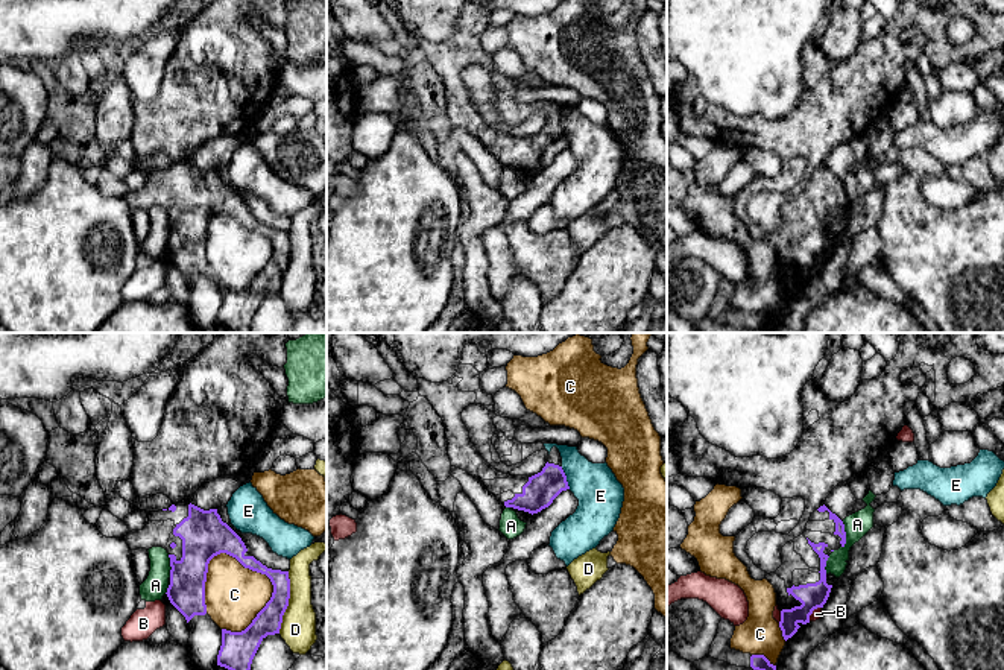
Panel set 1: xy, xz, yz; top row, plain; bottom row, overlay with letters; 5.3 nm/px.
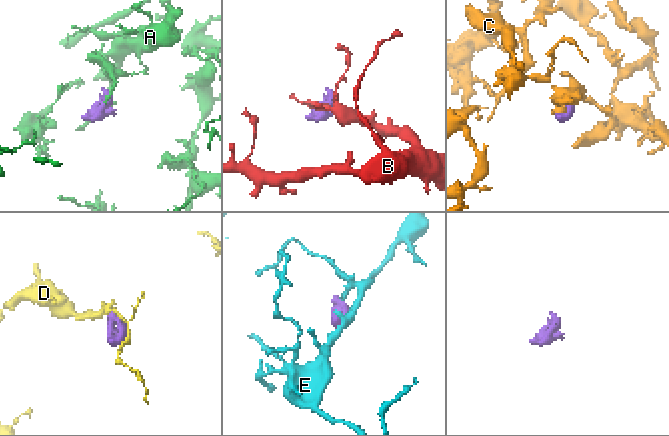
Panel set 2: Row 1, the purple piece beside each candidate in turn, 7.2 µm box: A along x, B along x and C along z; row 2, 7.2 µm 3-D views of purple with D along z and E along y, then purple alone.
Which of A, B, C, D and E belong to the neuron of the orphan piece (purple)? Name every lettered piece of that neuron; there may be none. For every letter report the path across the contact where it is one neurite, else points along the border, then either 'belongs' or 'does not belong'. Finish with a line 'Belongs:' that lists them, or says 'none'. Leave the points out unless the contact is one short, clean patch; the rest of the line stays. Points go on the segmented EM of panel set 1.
A: border along yz (842, 521), (845, 532), (843, 547); does not belong
B: does not belong
C: does not belong
D: does not belong
E: does not belong
Belongs: none

